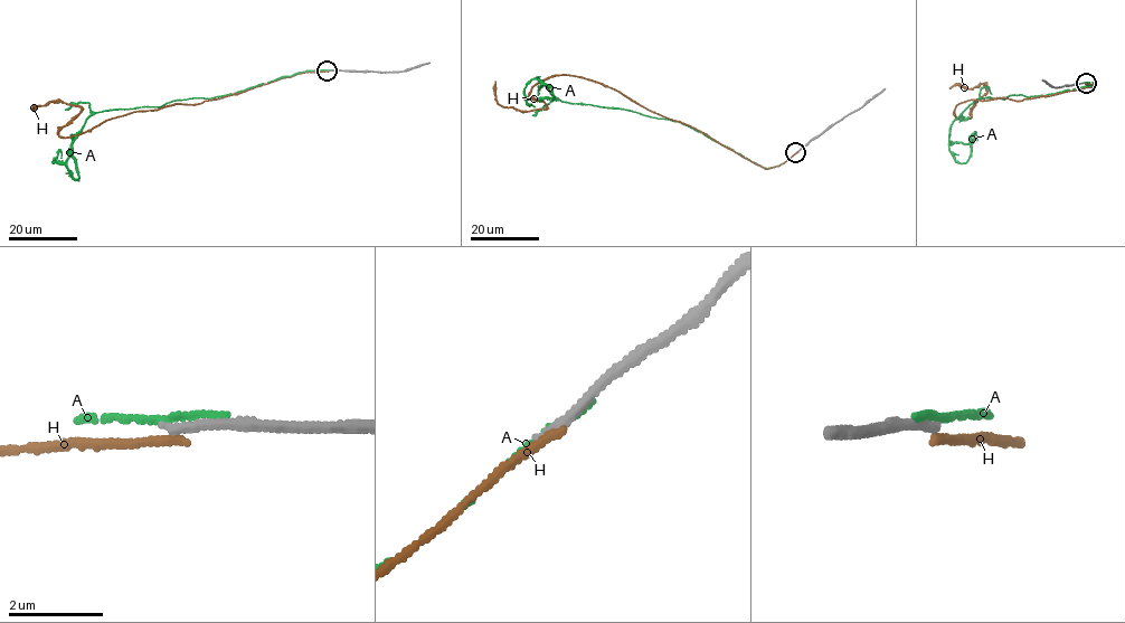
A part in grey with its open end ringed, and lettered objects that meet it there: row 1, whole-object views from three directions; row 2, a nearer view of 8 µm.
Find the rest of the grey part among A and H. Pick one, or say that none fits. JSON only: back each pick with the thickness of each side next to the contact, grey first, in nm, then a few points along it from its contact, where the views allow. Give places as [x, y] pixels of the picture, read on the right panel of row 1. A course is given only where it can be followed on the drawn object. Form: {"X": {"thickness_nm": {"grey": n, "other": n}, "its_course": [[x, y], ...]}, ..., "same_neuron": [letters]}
{"same_neuron": []}

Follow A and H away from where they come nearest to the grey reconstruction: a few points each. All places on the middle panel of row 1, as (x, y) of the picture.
A: (797, 151), (780, 164), (764, 168), (678, 121), (557, 100), (538, 77), (554, 96), (539, 102)
H: (796, 152), (766, 169), (577, 76), (537, 83), (526, 100), (545, 109), (519, 111), (497, 102), (495, 81)

